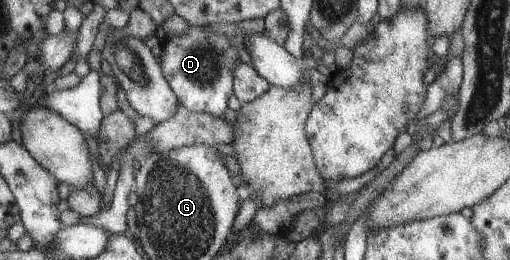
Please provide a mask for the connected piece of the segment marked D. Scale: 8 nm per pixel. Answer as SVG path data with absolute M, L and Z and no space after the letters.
M190 26L181 36L172 36L161 42L159 66L175 92L176 99L191 112L222 116L227 97L232 94L231 71L238 65L238 52L224 34L210 32L206 26Z

